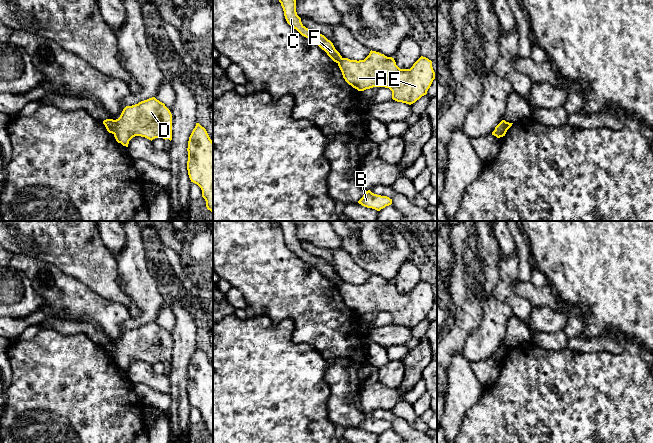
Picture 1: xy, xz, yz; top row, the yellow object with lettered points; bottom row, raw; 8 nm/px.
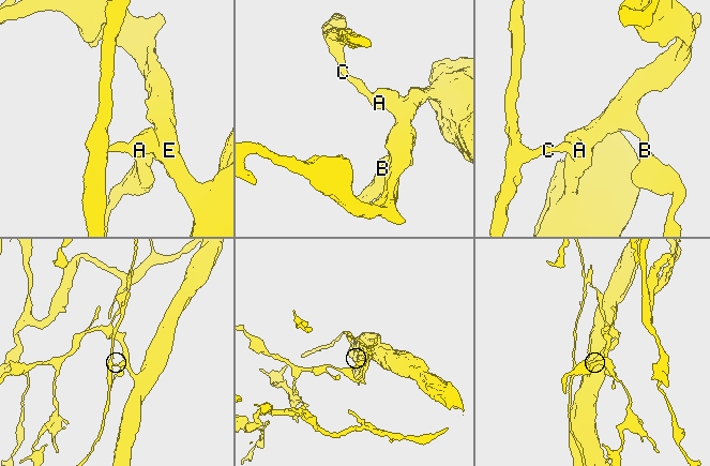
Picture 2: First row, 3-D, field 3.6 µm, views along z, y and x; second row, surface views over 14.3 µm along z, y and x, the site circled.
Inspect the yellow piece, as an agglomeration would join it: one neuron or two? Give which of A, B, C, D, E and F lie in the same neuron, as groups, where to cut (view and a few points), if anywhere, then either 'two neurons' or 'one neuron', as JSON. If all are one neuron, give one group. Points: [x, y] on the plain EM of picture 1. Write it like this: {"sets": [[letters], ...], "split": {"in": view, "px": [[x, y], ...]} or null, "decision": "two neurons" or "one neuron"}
{"sets": [["A", "B", "D", "E"], ["C", "F"]], "split": {"in": "yz", "px": [[502, 344], [500, 360]]}, "decision": "two neurons"}

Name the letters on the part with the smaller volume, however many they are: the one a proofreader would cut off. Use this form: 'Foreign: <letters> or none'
Foreign: C, F

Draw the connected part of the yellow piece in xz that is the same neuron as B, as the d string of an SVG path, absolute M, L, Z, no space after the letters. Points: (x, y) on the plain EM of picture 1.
M370 414L366 415L363 421L358 425L364 431L372 432L377 435L392 428L392 423L387 420L381 420L372 417Z

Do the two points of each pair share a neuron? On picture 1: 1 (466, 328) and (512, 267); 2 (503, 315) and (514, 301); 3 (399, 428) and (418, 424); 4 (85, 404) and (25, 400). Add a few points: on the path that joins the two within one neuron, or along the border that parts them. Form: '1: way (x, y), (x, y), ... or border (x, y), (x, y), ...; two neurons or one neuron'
1: border (498, 271), (498, 283), (491, 294); two neurons
2: border (492, 294), (509, 306), (513, 316); two neurons
3: border (392, 412), (423, 432); two neurons
4: way (70, 404), (48, 404), (40, 401); one neuron

